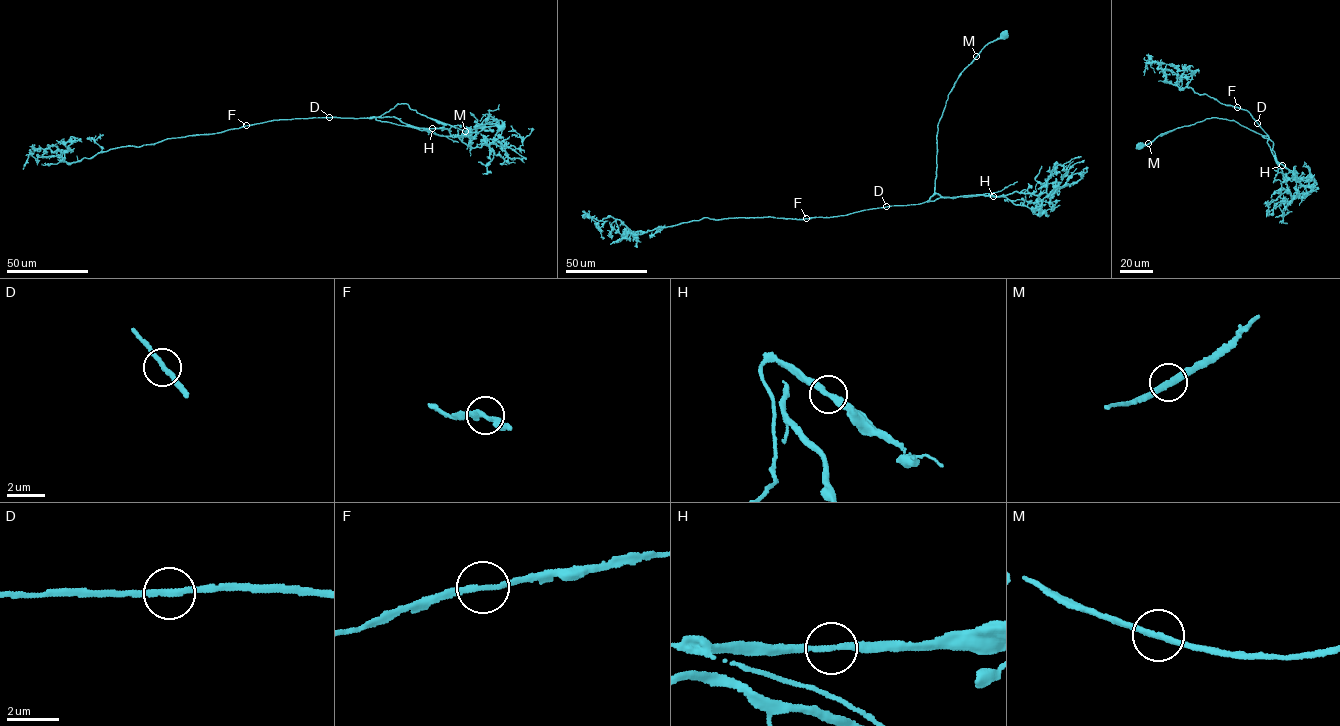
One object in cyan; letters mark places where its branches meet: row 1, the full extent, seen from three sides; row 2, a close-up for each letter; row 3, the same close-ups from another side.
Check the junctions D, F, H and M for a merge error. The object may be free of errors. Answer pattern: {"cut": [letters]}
{"cut": []}

